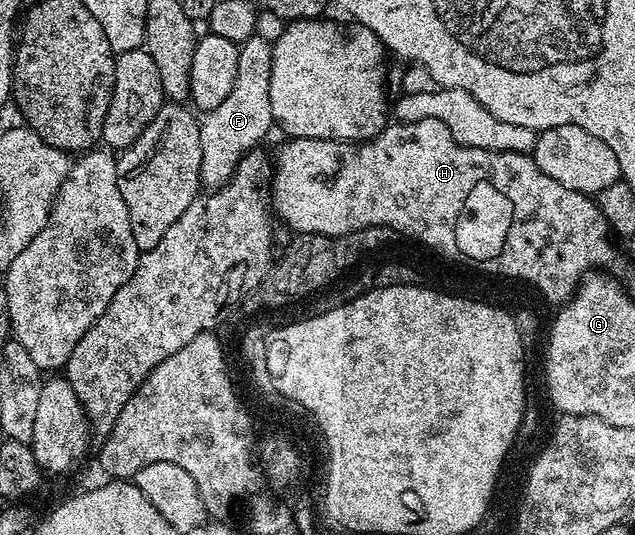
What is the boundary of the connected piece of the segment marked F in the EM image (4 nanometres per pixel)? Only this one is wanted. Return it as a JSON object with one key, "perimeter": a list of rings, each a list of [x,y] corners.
{"perimeter":[[[257,34],[239,44],[237,57],[237,81],[229,89],[229,97],[217,105],[217,109],[206,112],[199,123],[201,133],[200,184],[204,188],[223,187],[235,176],[235,167],[243,156],[256,150],[259,143],[270,133],[275,118],[269,105],[269,77],[273,73],[273,43]]]}

